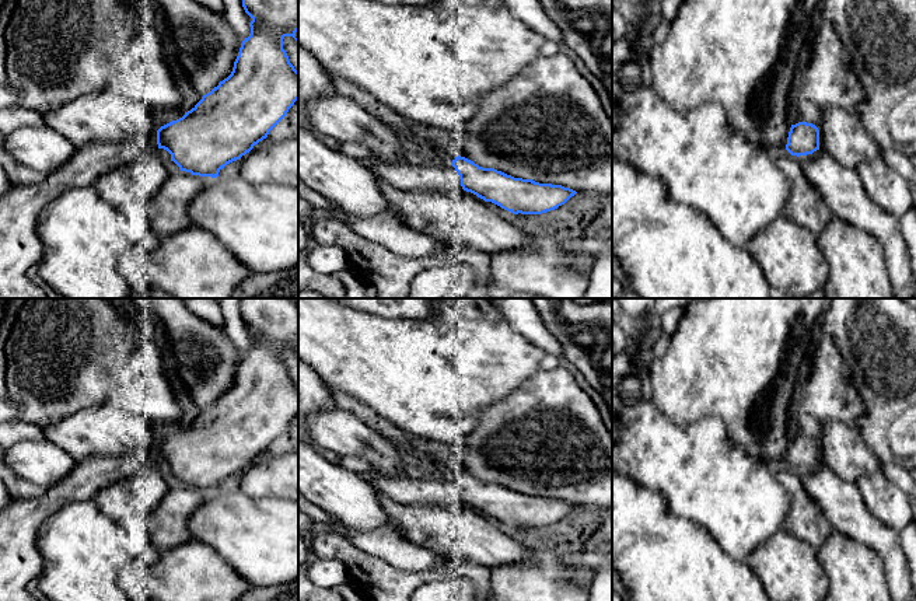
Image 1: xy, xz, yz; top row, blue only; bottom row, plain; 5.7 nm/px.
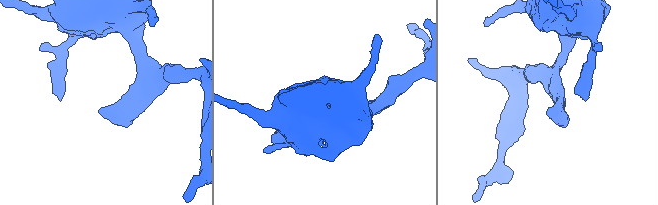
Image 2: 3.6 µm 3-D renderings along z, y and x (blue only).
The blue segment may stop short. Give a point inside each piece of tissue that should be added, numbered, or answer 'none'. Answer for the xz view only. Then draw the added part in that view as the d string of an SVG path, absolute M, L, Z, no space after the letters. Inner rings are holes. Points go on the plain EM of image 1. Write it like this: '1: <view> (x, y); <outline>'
1: xz (411, 489); M367 471L360 474L359 478L375 492L398 503L434 503L443 507L459 507L464 504L455 482L441 475L406 475L401 479L388 479Z

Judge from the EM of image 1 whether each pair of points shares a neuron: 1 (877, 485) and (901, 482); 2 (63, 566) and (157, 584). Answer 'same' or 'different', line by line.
1: different
2: different

